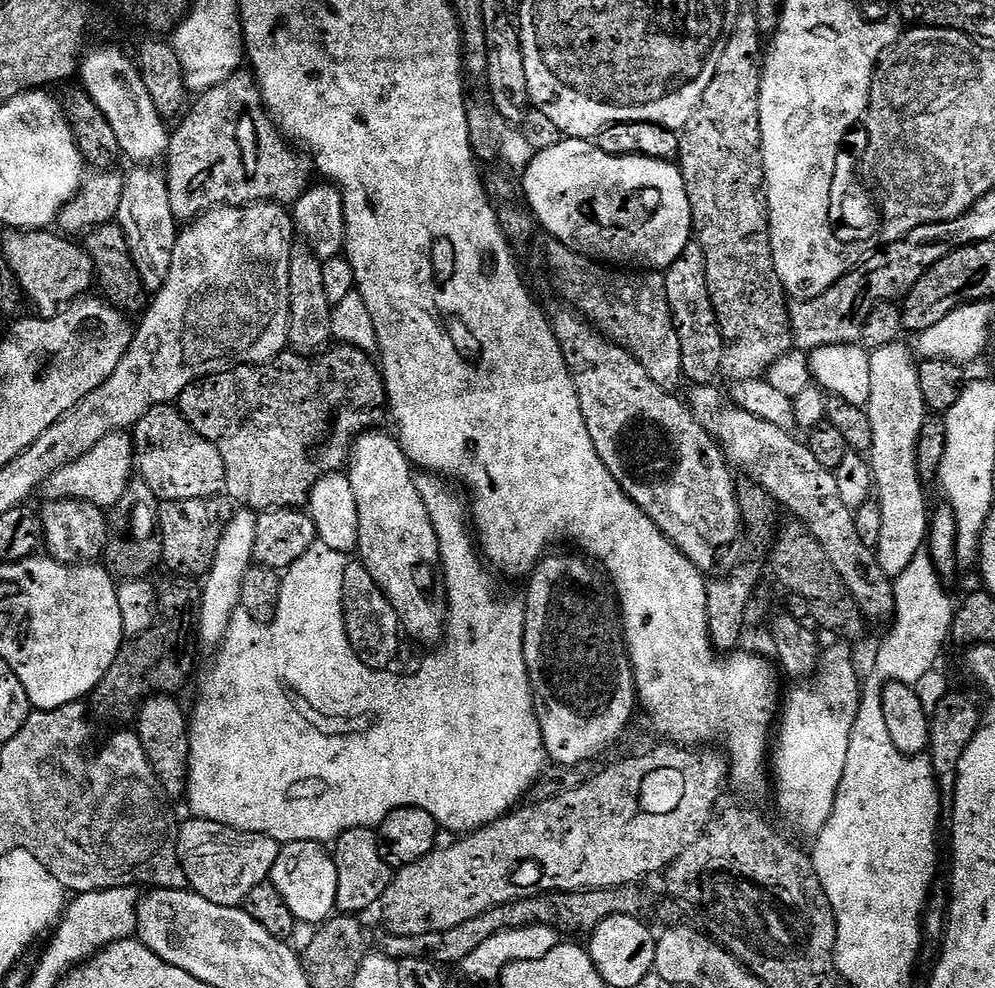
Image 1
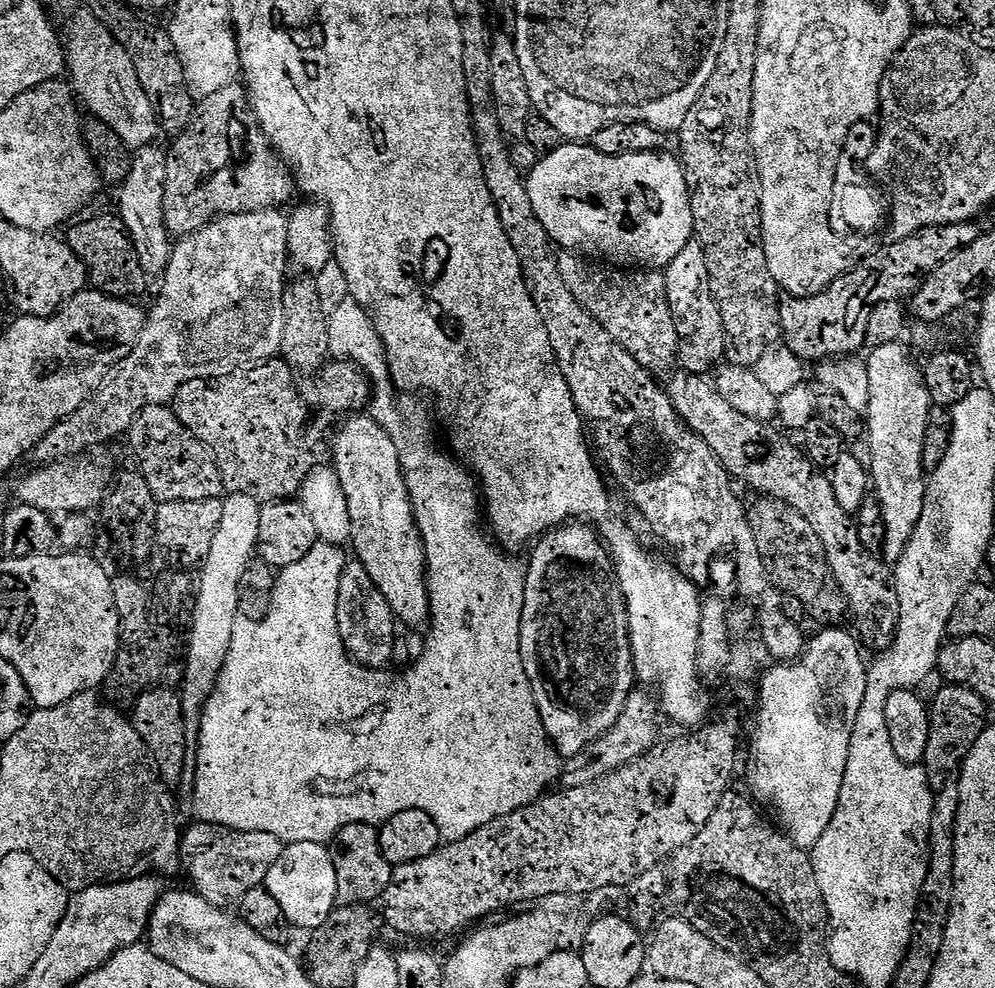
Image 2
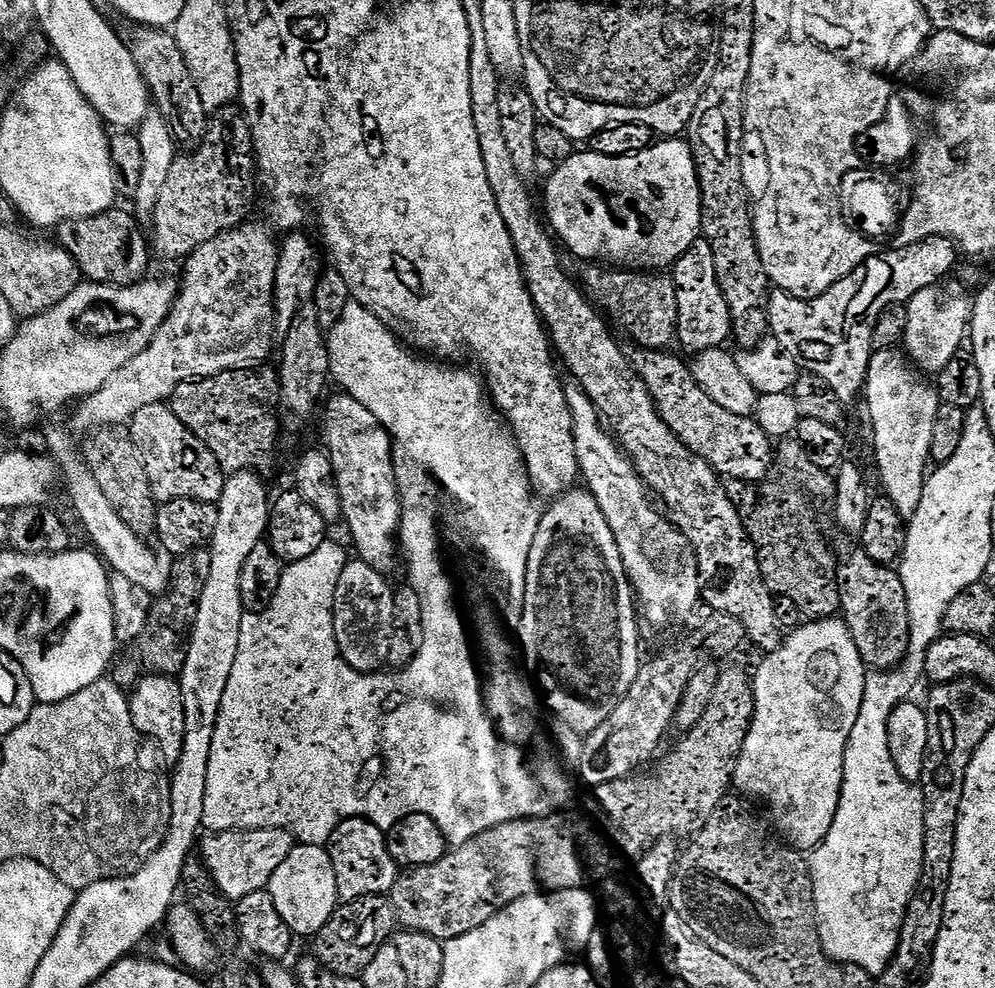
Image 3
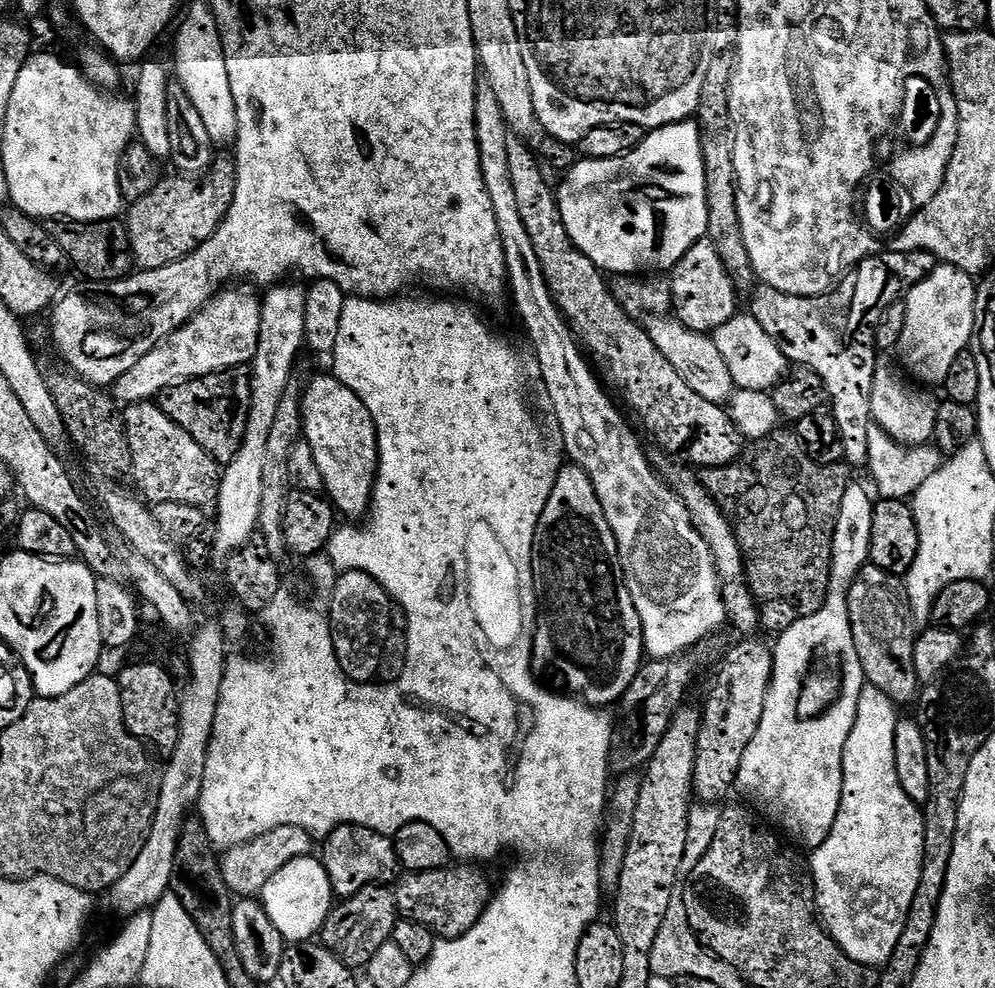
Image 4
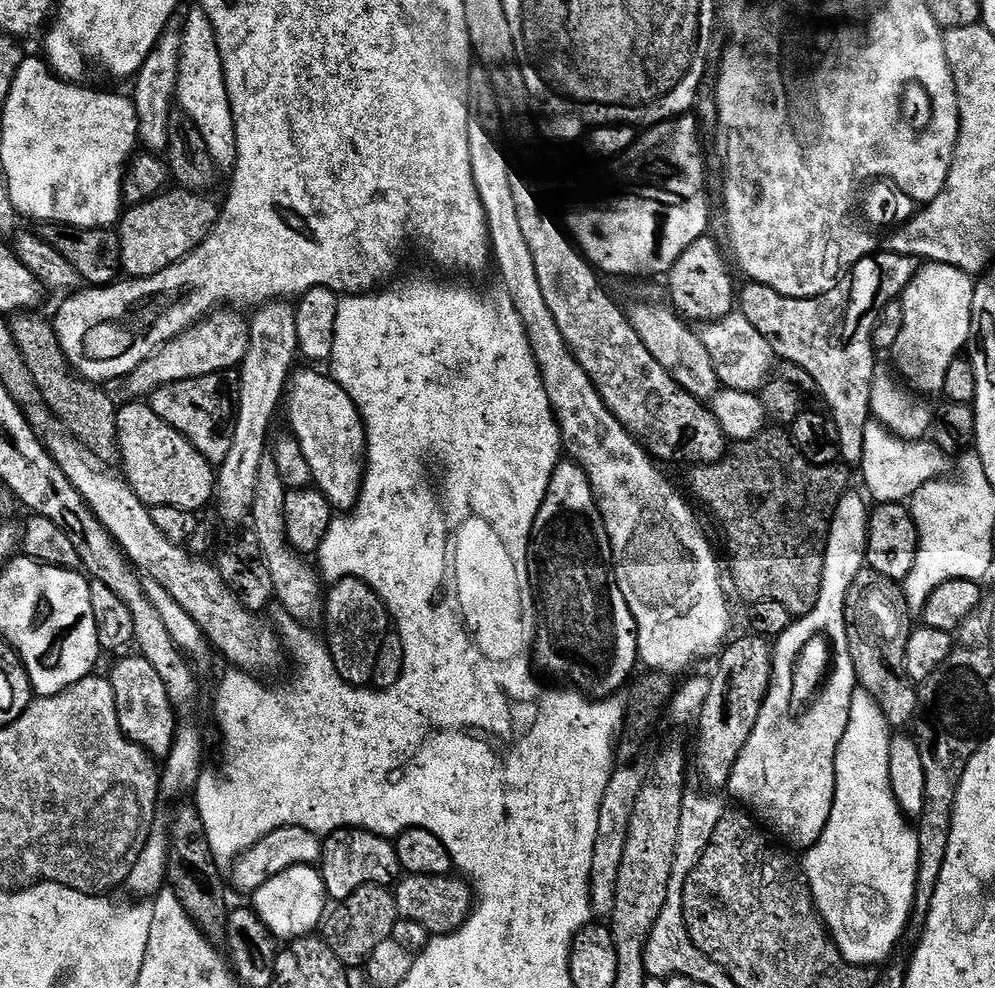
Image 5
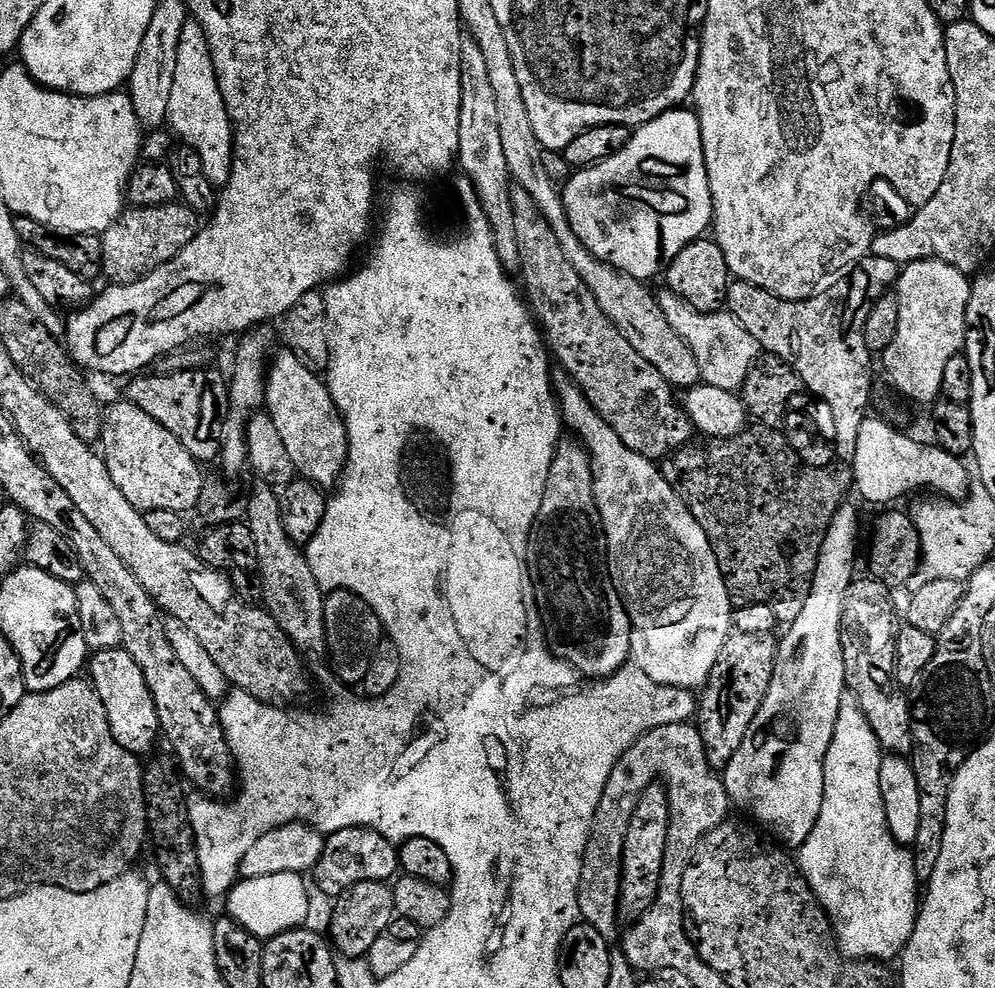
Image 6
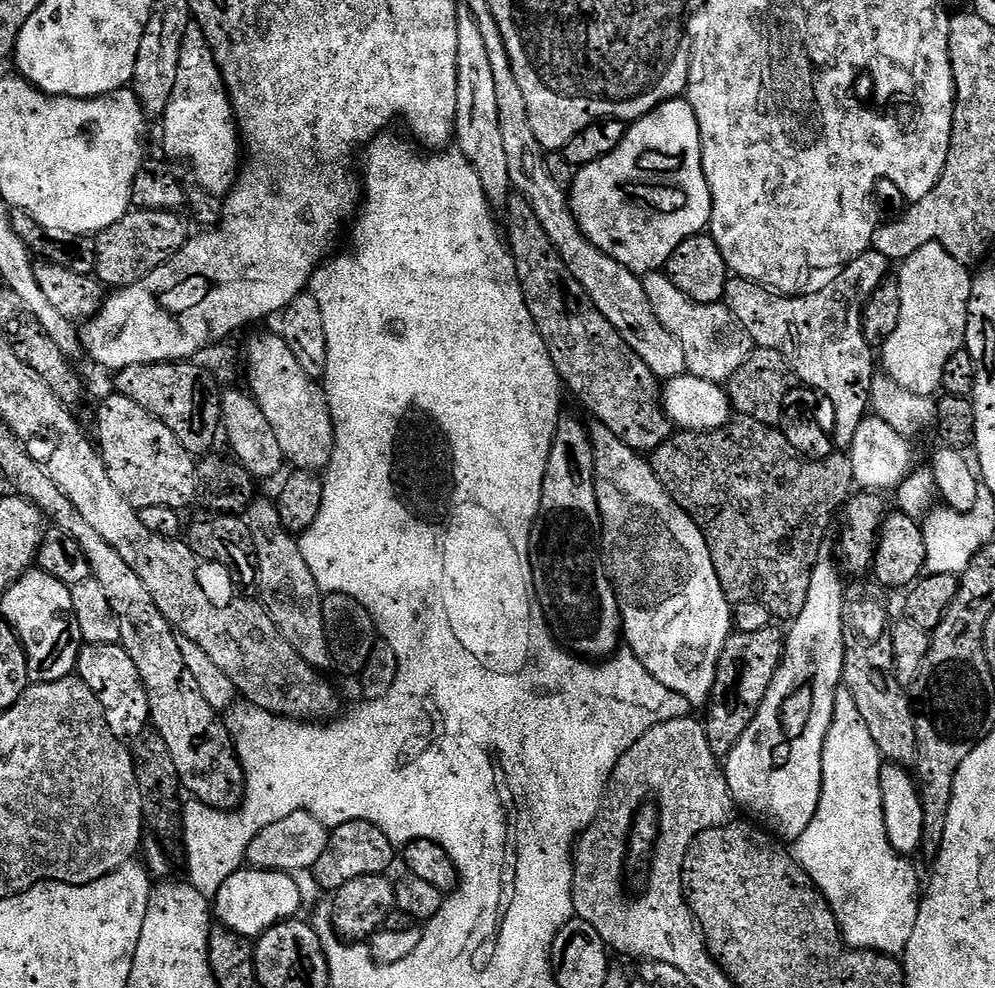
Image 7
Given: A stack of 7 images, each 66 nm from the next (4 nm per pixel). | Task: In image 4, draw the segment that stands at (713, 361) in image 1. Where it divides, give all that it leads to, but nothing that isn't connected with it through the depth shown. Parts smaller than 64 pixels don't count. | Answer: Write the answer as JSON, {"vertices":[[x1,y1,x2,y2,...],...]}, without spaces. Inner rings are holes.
{"vertices":[[699,240,670,270,672,306,675,319,691,332,715,334,732,316,737,315,738,290,722,266,722,260,712,248,711,240]]}

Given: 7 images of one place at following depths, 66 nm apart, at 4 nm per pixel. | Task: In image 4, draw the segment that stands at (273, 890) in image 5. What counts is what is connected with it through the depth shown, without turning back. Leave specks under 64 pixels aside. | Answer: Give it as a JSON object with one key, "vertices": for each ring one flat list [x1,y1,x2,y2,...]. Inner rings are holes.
{"vertices":[[309,854,286,862,286,866,282,866,282,870,278,870,262,890,264,910,288,942,311,941,323,928,334,907,332,883,324,869,324,861,314,857]]}

